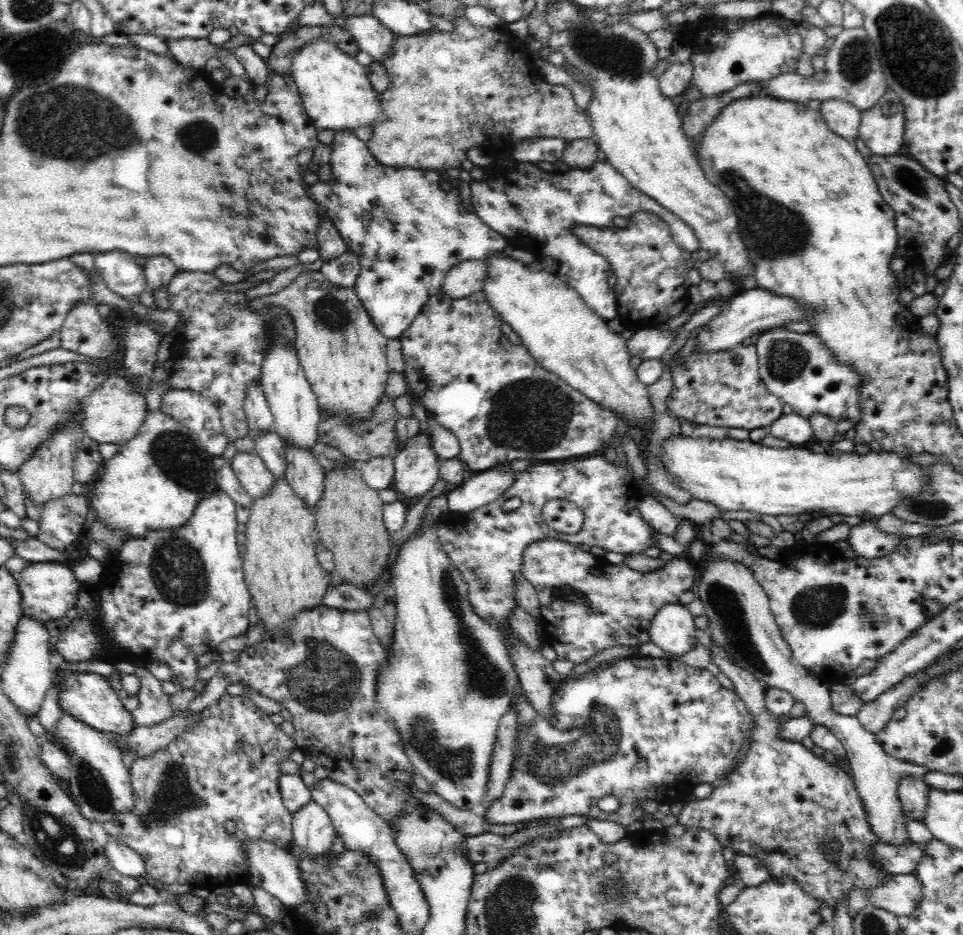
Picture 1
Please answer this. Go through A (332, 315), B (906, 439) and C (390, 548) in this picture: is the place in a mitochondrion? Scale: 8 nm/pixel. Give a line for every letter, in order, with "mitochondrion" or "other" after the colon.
A: mitochondrion
B: other
C: other

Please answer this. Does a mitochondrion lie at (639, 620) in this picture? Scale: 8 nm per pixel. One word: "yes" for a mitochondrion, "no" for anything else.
no

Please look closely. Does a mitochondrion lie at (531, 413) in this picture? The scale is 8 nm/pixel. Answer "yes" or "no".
yes

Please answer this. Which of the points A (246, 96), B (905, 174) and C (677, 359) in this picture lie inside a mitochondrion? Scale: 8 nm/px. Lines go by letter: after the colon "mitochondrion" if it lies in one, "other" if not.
A: other
B: mitochondrion
C: other

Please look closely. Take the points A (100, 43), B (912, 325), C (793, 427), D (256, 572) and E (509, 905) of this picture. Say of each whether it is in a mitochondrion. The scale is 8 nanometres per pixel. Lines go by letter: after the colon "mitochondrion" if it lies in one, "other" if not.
A: other
B: other
C: other
D: other
E: mitochondrion

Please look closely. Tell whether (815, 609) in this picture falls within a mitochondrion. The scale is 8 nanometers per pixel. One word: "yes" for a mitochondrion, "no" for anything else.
yes

